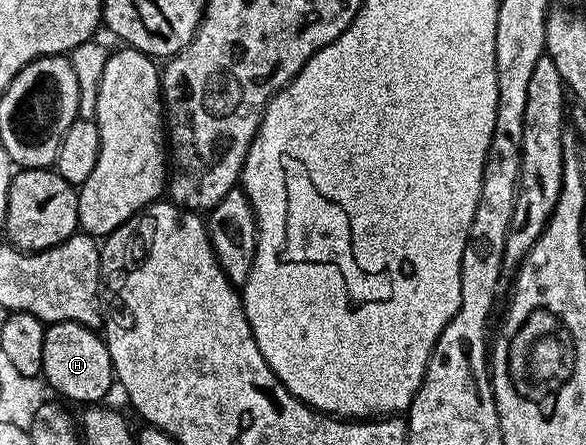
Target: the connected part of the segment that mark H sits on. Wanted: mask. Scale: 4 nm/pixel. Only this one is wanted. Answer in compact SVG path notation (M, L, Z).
M52 322L45 329L45 356L43 357L42 377L60 394L60 399L68 398L71 402L82 404L99 404L113 386L111 357L107 351L106 341L96 331L76 322Z

